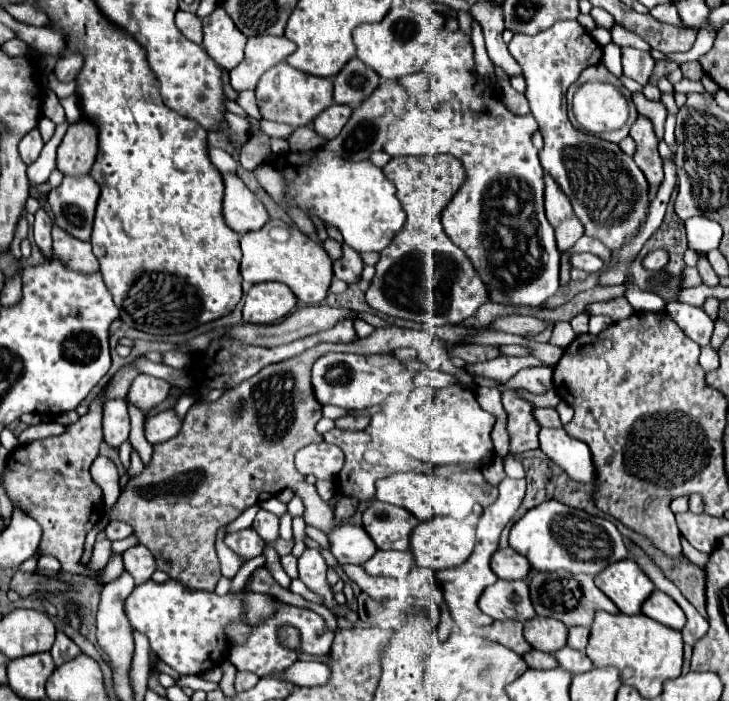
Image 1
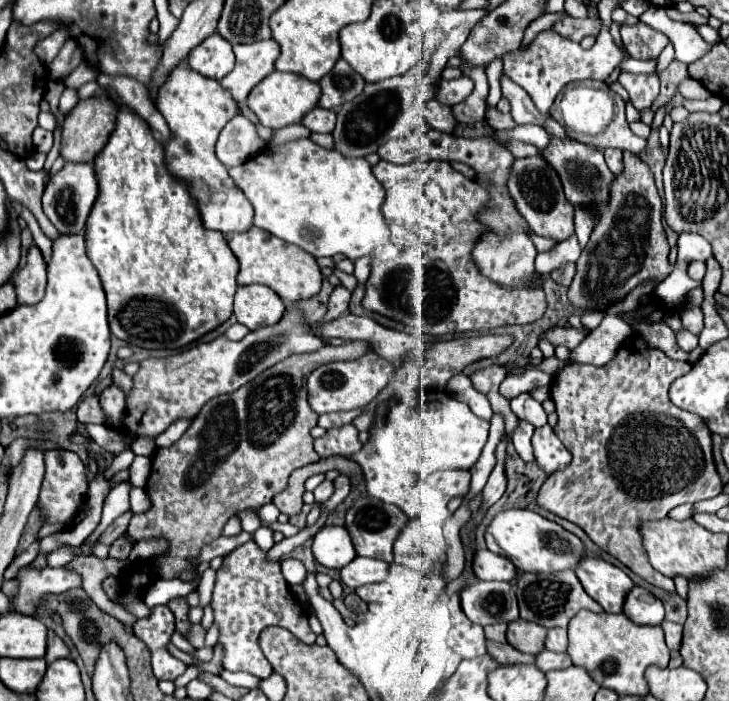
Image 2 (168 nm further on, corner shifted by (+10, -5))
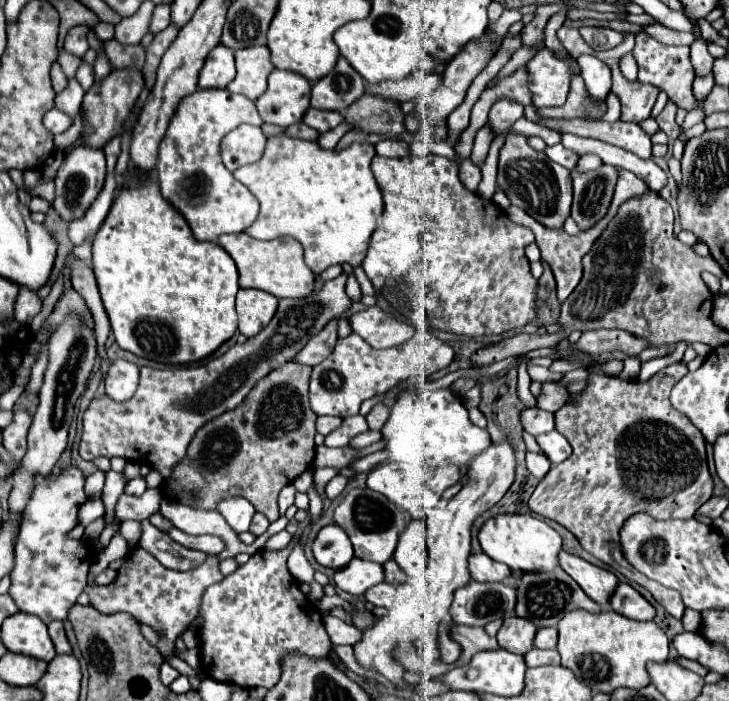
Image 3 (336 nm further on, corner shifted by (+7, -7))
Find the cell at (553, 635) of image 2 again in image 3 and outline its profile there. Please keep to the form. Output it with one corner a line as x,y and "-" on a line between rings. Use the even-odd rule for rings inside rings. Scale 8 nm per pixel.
556,627
538,629
536,639
534,639
534,647
538,647
538,649
556,649
556,643
558,643
558,629

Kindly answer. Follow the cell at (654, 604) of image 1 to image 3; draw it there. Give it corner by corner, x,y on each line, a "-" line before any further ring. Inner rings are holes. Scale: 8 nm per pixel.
620,583
616,587
616,591
610,599
610,607
616,613
622,613
624,617
636,619
636,621
652,621
656,617
654,605
628,583

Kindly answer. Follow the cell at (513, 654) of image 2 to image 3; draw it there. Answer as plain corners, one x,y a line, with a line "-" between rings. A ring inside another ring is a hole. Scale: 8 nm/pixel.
454,625
452,633
456,633
456,641
464,645
464,653
460,655
460,663
470,663
472,657
480,651
494,651
500,649
494,637
486,635
482,627
466,627
466,625

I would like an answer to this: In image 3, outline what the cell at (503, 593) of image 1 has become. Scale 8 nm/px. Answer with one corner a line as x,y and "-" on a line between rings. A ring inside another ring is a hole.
470,581
466,587
454,593
450,613
458,625
484,627
494,619
514,615
514,607
516,607
514,587
506,583

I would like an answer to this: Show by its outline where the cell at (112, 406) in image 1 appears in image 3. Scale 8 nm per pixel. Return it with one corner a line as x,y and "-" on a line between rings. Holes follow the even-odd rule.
122,359
114,361
104,379
106,395
118,403
130,399
138,387
138,371
140,371
138,365
130,361
122,361

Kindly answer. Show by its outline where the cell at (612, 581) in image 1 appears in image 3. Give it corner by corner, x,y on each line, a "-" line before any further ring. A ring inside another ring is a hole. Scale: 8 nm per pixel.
566,551
560,553
560,567
564,567
564,571
584,589
584,593
600,605
608,605
618,587
618,577
612,571
596,567

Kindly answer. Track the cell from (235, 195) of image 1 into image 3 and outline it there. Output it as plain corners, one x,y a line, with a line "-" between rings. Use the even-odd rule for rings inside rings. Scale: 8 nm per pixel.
198,89
192,95
186,95
184,101
180,101
170,127
166,131
166,137
160,143
158,163
156,163
156,177
162,189
162,195
180,209
180,213
186,217
190,229
194,231
194,237
198,241
218,241
224,233
242,233
246,231
258,217
258,201
252,197
246,185
242,185
222,163
220,157
220,139
238,127
240,123
250,125
262,125
262,119
256,111
254,101
250,101
244,95
230,93
228,89

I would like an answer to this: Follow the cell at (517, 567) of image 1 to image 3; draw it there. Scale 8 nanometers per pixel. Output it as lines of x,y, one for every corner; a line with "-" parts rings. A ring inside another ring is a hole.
486,553
470,555
468,569
470,569
472,579
476,581
506,581
512,575
508,565
490,559

